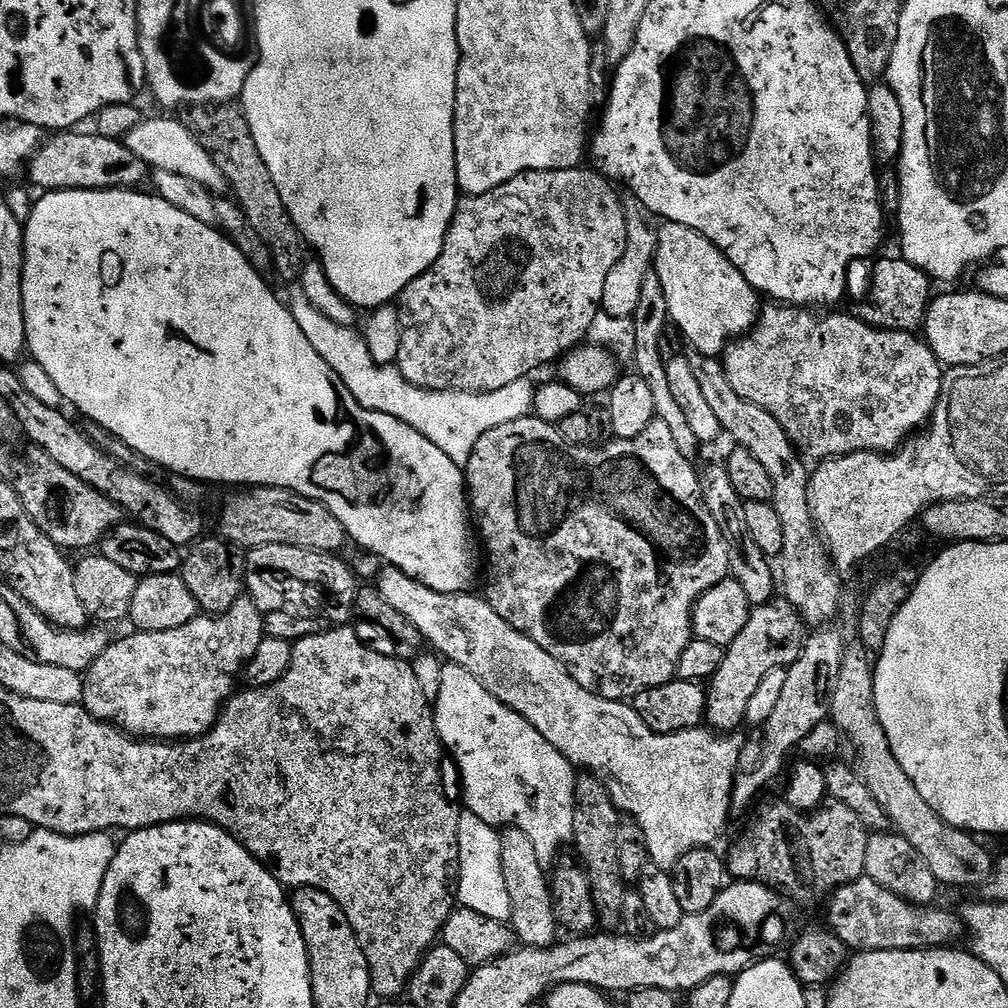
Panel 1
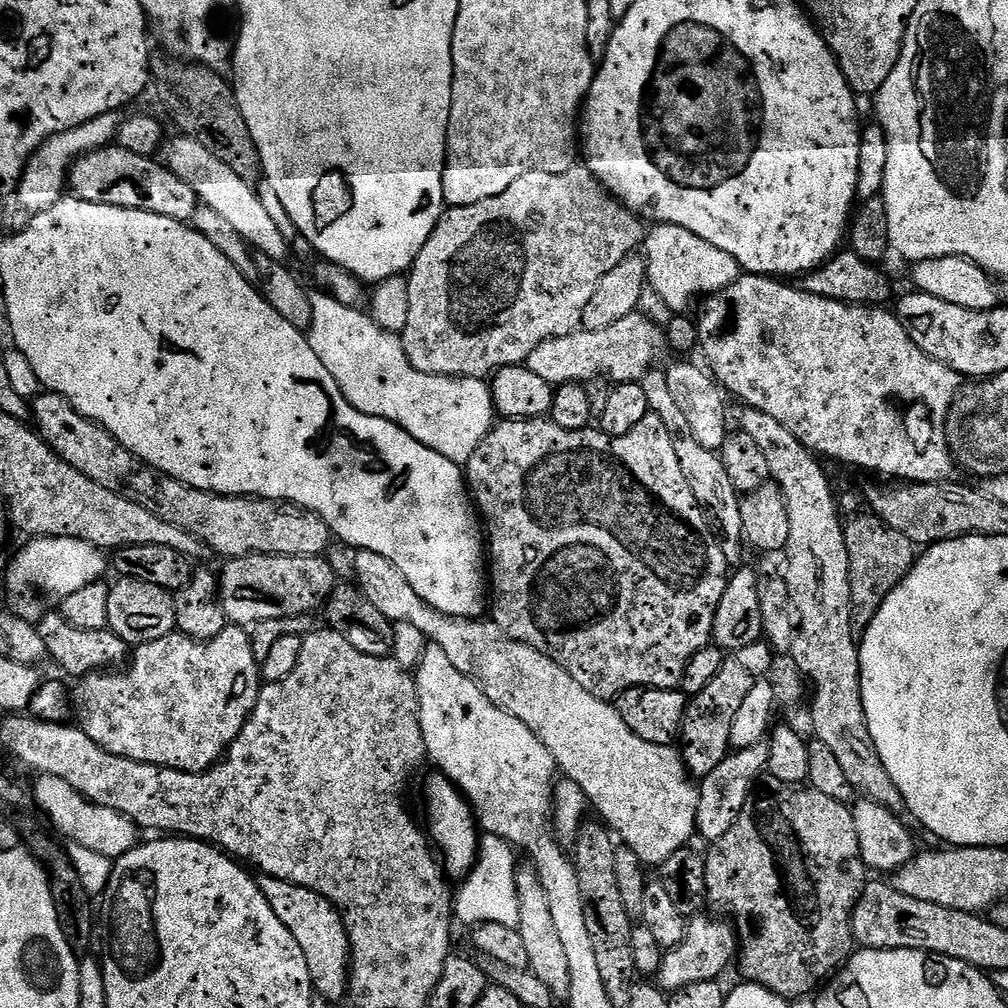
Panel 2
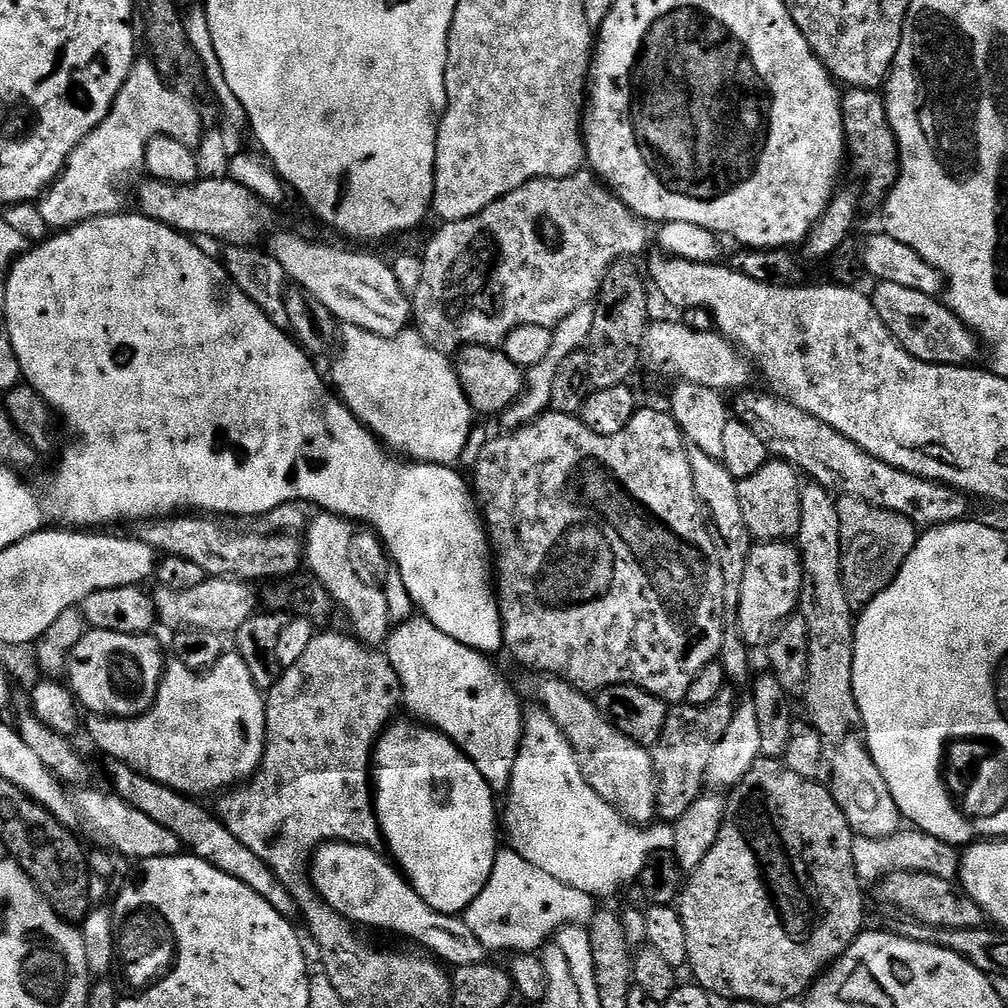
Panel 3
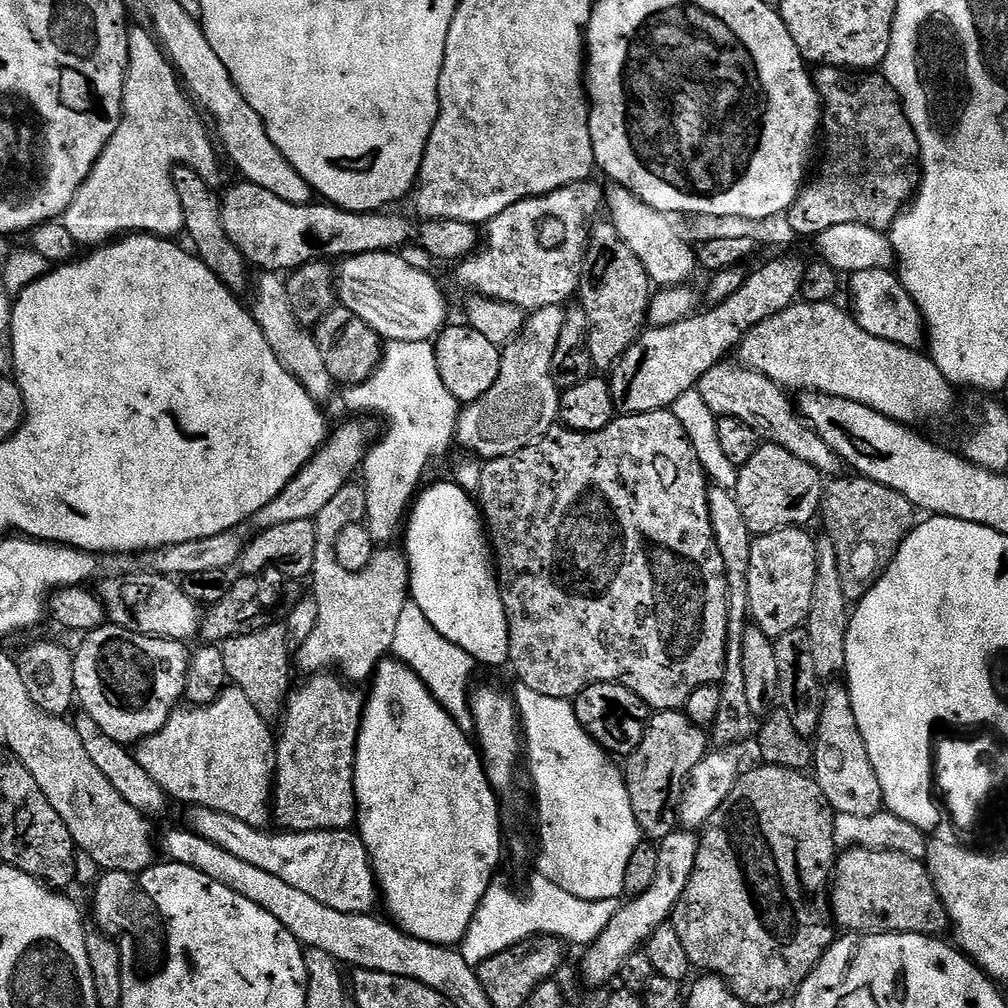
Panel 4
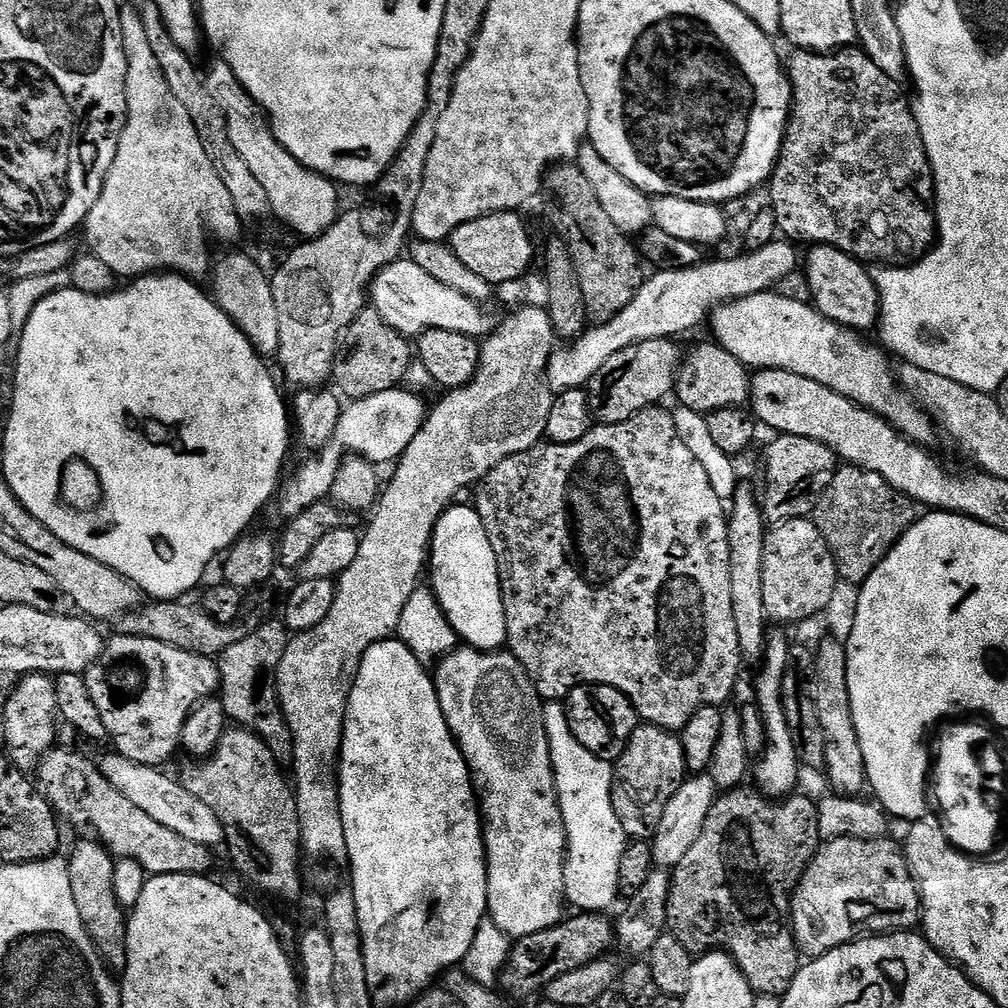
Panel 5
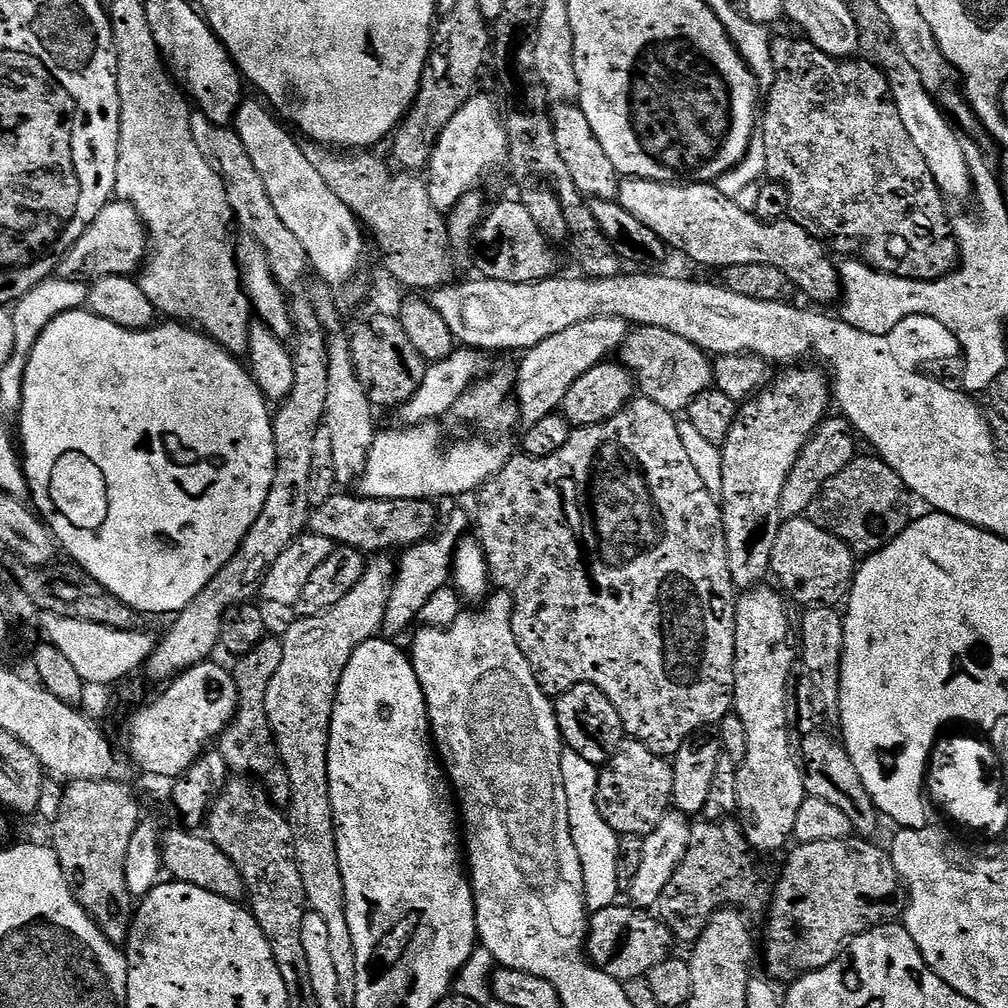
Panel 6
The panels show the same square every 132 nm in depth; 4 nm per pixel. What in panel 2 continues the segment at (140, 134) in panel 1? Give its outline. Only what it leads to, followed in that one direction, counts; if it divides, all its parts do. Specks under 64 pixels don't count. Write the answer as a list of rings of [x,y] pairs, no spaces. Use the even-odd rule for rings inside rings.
[[[176,134],[171,140],[172,137],[163,145],[163,163],[174,175],[182,178],[190,190],[194,190],[197,201],[228,221],[237,234],[242,234],[248,247],[259,255],[271,260],[287,261],[290,256],[290,241],[282,236],[277,224],[266,214],[259,191],[249,181],[238,178],[238,174],[234,174],[226,162],[214,158],[214,154],[210,154],[202,142],[183,134]]]

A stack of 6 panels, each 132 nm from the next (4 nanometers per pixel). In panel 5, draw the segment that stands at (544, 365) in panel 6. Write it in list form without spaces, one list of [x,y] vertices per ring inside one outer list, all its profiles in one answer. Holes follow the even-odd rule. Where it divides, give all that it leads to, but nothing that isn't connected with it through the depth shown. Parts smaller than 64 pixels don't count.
[[[776,238],[760,250],[745,251],[742,256],[732,256],[729,260],[705,259],[704,263],[690,270],[656,272],[645,279],[644,284],[634,294],[634,302],[605,324],[585,328],[577,340],[565,343],[553,351],[548,359],[546,379],[553,393],[584,388],[626,346],[634,346],[647,340],[671,340],[680,338],[683,332],[696,328],[707,321],[711,313],[722,304],[741,300],[759,292],[775,289],[786,274],[797,271],[796,252],[784,238]]]

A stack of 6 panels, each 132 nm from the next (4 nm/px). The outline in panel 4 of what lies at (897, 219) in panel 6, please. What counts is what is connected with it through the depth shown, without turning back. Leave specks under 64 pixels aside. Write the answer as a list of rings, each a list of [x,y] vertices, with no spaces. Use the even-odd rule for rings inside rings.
[[[820,66],[815,69],[814,79],[816,81],[816,92],[820,96],[822,105],[822,140],[824,136],[824,161],[820,164],[820,169],[816,172],[816,177],[809,179],[807,183],[801,187],[796,201],[788,207],[787,216],[793,230],[796,231],[797,237],[809,236],[815,238],[820,233],[825,232],[830,226],[842,226],[843,224],[861,224],[862,226],[870,226],[881,230],[891,229],[892,224],[900,215],[902,209],[909,203],[910,197],[915,193],[922,171],[921,165],[918,163],[920,159],[920,147],[918,140],[914,134],[914,130],[910,126],[910,122],[904,113],[904,106],[900,103],[900,96],[895,90],[888,85],[887,80],[880,74],[853,74],[848,70],[839,68],[829,68]]]

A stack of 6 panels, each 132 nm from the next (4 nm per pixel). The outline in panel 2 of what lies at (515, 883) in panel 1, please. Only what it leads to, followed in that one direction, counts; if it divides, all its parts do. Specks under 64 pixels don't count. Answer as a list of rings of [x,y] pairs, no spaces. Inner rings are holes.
[[[517,867],[516,885],[518,886],[518,922],[516,929],[522,934],[522,943],[526,949],[528,971],[534,974],[546,986],[550,986],[553,997],[567,997],[570,990],[570,965],[566,953],[554,927],[554,918],[550,915],[550,898],[546,890],[542,890],[542,882],[538,878],[535,867]]]

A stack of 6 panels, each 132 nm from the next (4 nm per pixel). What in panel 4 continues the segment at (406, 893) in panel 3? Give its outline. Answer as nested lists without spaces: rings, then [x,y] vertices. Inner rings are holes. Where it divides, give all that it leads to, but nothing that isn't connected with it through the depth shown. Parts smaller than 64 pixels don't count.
[[[189,807],[187,827],[194,834],[222,846],[222,850],[274,874],[274,878],[294,886],[302,894],[330,906],[330,910],[342,910],[342,914],[371,913],[378,904],[378,885],[372,859],[362,838],[352,830],[318,830],[317,832],[268,832],[255,828],[242,818],[230,818],[230,814],[215,812],[212,808]]]

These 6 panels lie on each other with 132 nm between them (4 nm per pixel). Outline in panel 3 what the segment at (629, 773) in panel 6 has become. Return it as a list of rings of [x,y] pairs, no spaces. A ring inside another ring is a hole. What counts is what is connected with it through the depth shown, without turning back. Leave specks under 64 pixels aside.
[[[726,686],[714,702],[681,702],[669,707],[662,738],[658,738],[655,748],[651,749],[656,771],[656,815],[661,821],[675,822],[682,818],[682,814],[686,814],[686,810],[690,810],[705,791],[710,754],[714,754],[714,746],[722,742],[722,734],[726,734],[730,718],[734,718],[736,713],[738,697],[731,691],[735,692]]]

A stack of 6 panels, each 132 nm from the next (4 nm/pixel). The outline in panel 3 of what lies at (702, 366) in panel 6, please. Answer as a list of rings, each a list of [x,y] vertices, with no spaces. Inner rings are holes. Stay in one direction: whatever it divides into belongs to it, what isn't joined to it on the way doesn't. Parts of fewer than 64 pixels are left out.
[[[741,391],[735,397],[735,419],[750,426],[750,430],[754,430],[754,434],[766,442],[773,457],[787,460],[809,481],[821,484],[837,497],[862,498],[870,502],[870,506],[902,514],[920,530],[936,528],[939,524],[953,524],[969,515],[969,497],[959,488],[935,480],[923,480],[921,476],[911,476],[908,472],[898,470],[874,458],[850,442],[850,438],[838,434],[838,430],[826,426],[826,422],[818,422],[818,418],[798,410],[798,406],[790,401],[781,400],[767,391],[752,391]]]

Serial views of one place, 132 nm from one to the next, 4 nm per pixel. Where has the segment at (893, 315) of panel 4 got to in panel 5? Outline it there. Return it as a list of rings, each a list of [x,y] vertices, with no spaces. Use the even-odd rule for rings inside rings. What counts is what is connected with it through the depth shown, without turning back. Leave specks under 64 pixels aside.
[[[829,244],[813,247],[811,251],[808,265],[803,265],[802,271],[810,282],[811,303],[816,311],[857,334],[868,334],[871,328],[873,331],[880,319],[880,292],[872,280],[872,272],[855,256]]]

